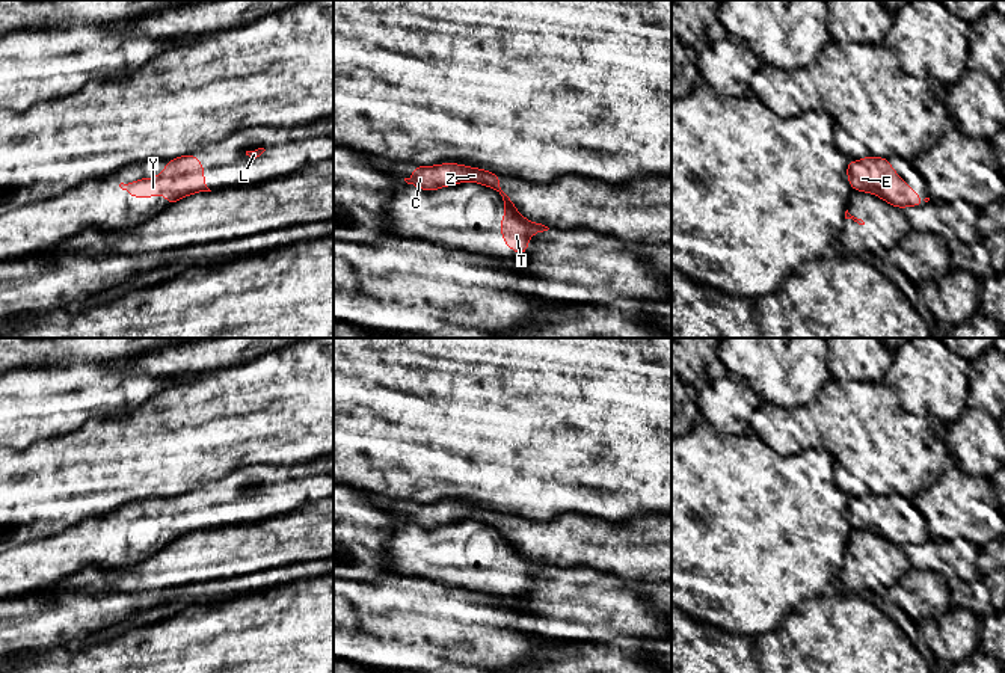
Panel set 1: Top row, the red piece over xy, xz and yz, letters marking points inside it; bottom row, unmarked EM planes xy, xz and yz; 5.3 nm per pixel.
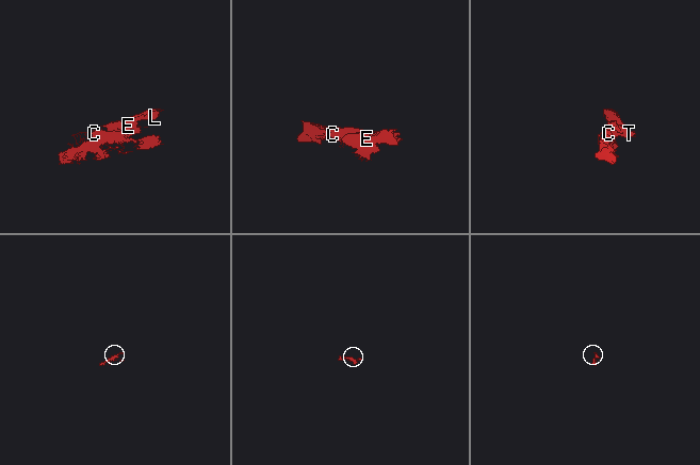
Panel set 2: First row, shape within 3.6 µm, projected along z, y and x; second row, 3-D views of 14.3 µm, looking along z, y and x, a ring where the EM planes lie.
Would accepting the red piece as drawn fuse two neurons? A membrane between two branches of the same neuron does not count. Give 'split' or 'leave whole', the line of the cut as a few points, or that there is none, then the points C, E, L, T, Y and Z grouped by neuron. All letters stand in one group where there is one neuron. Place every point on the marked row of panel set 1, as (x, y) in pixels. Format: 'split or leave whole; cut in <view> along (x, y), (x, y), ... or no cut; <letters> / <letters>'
split; cut in xz along (504, 201), (515, 210); C Z / E L T Y

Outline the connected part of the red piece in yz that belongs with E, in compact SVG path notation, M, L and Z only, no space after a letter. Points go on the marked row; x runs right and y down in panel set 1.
M865 157L848 160L848 183L853 190L875 193L896 208L920 207L930 198L922 199L890 166L884 157Z

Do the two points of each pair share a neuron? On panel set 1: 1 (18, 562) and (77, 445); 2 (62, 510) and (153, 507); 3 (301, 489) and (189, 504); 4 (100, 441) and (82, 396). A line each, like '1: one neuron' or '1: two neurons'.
1: two neurons
2: two neurons
3: one neuron
4: two neurons

